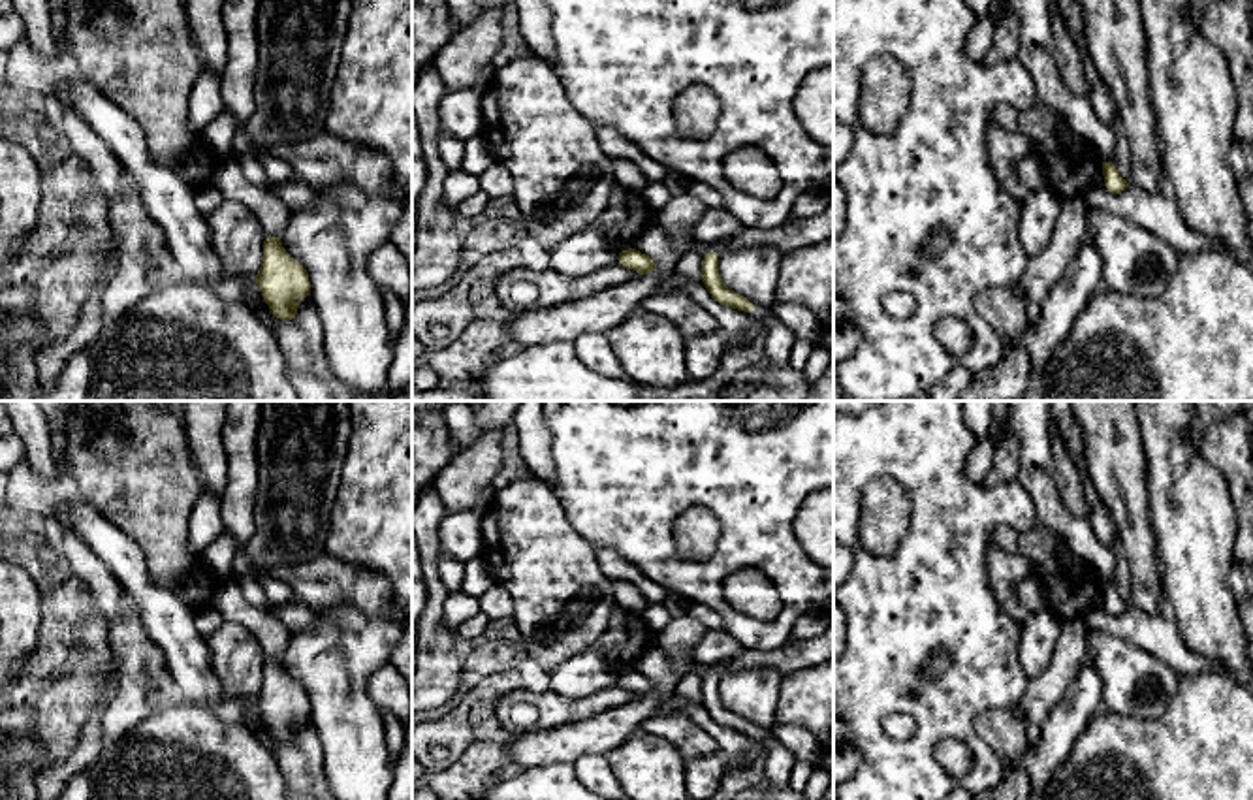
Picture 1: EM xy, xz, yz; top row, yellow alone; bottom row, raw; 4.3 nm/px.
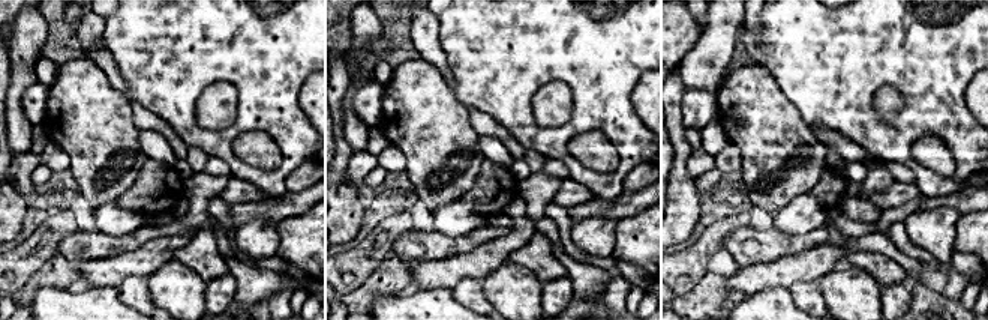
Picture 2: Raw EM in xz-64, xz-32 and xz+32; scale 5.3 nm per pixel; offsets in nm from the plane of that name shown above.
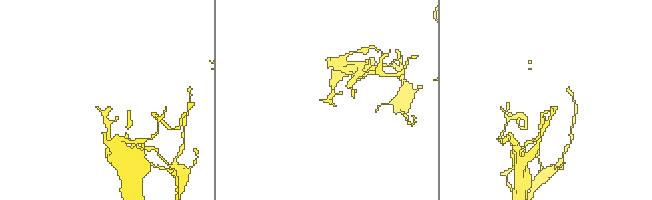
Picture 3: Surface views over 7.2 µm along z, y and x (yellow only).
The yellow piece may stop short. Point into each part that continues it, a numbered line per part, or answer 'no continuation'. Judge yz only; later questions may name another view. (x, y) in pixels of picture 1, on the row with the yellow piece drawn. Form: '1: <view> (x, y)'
no continuation

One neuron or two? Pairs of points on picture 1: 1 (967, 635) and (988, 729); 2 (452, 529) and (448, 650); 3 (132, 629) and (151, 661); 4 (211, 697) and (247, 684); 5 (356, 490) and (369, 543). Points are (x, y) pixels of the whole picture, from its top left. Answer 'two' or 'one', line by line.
1: two
2: two
3: one
4: two
5: one

